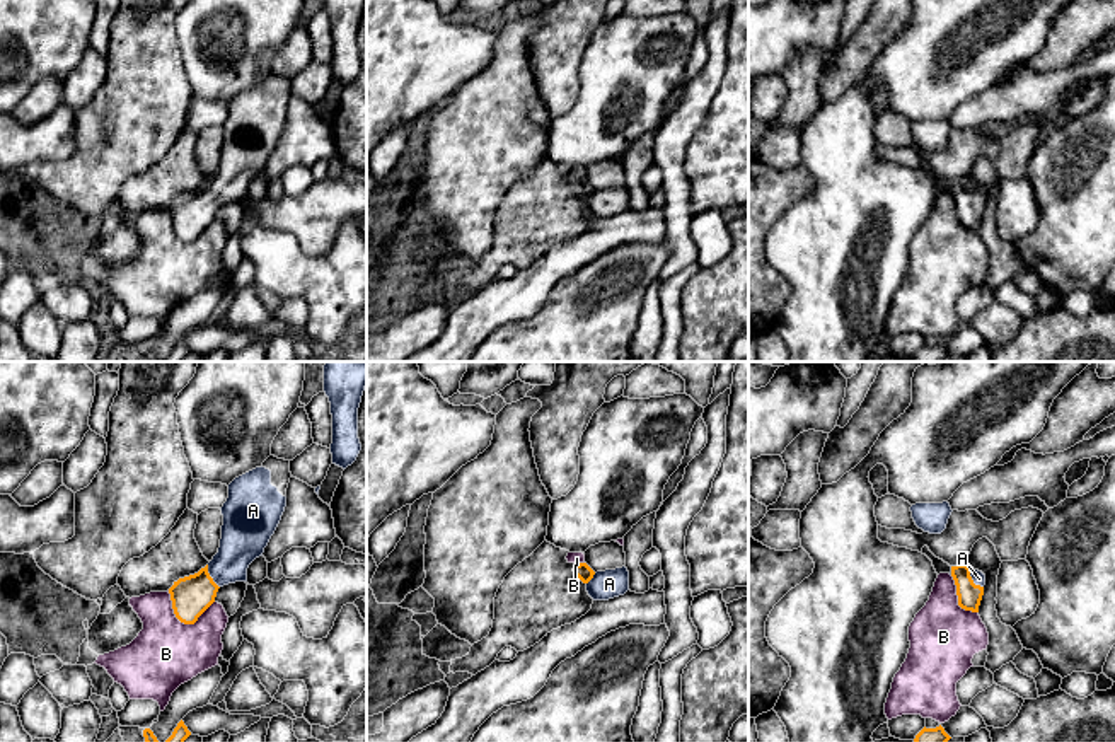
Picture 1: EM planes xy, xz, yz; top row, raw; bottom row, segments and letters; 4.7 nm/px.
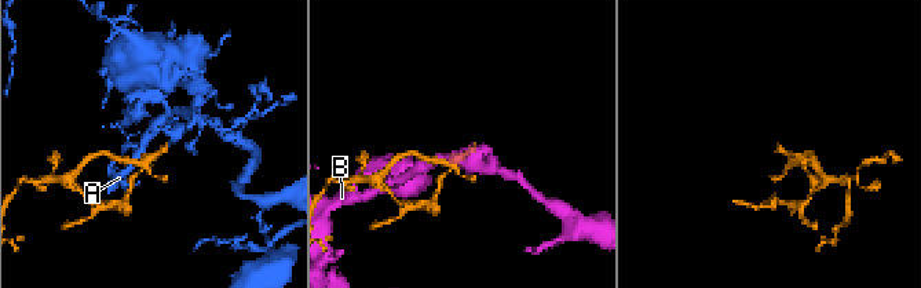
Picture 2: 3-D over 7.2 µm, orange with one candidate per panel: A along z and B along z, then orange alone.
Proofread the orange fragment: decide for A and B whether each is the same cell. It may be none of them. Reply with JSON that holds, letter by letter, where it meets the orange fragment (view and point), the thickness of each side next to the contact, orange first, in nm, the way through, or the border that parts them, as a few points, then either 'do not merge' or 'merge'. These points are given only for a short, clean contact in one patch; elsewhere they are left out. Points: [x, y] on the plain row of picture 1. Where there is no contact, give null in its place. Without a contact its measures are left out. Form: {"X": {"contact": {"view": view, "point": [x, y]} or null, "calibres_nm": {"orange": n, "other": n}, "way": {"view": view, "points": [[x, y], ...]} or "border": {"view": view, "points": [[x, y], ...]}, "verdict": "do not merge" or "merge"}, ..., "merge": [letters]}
{"A": {"contact": {"view": "xy", "point": [210, 195]}, "calibres_nm": {"orange": 190, "other": 220}, "way": {"view": "xy", "points": [[191, 214], [210, 195], [239, 166], [244, 154]]}, "verdict": "merge"}, "B": {"contact": {"view": "xy", "point": [183, 239]}, "calibres_nm": {"orange": 190, "other": 320}, "verdict": "do not merge"}, "merge": ["A"]}

